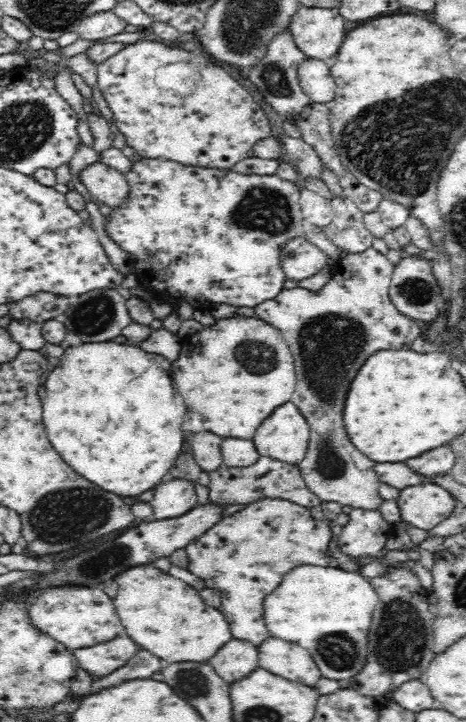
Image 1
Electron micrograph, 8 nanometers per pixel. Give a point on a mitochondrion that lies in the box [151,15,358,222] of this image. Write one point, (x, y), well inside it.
(272, 77)

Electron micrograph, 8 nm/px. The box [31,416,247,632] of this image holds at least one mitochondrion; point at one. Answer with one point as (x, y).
(102, 562)

